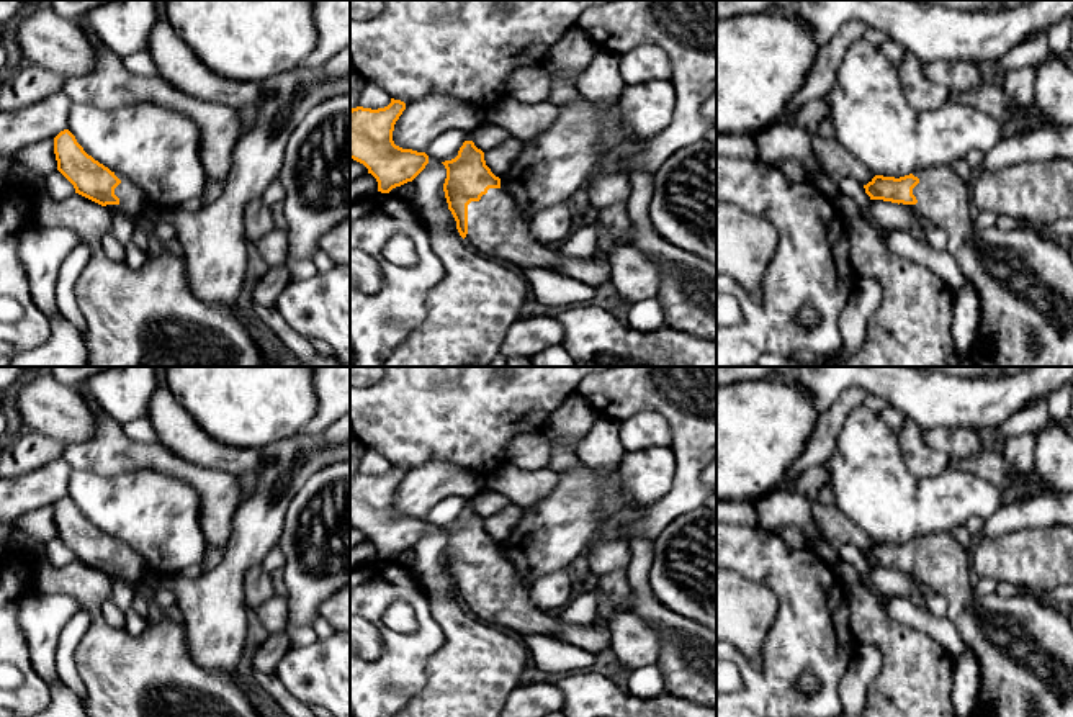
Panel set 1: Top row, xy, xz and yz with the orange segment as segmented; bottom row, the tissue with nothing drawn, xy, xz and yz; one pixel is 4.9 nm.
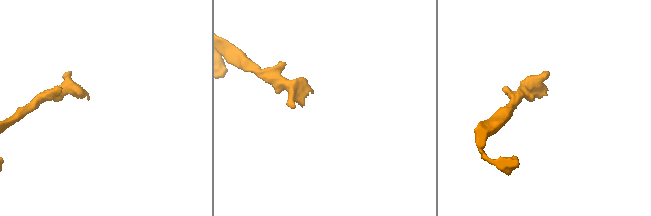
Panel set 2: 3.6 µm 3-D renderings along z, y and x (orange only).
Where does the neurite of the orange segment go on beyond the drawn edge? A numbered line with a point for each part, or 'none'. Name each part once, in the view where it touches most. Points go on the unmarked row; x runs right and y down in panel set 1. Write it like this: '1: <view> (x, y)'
1: xz (494, 593)

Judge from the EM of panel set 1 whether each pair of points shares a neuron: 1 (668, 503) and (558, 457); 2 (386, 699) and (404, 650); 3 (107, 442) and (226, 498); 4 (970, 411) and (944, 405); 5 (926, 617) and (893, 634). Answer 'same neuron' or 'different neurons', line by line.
1: different neurons
2: same neuron
3: same neuron
4: same neuron
5: different neurons

